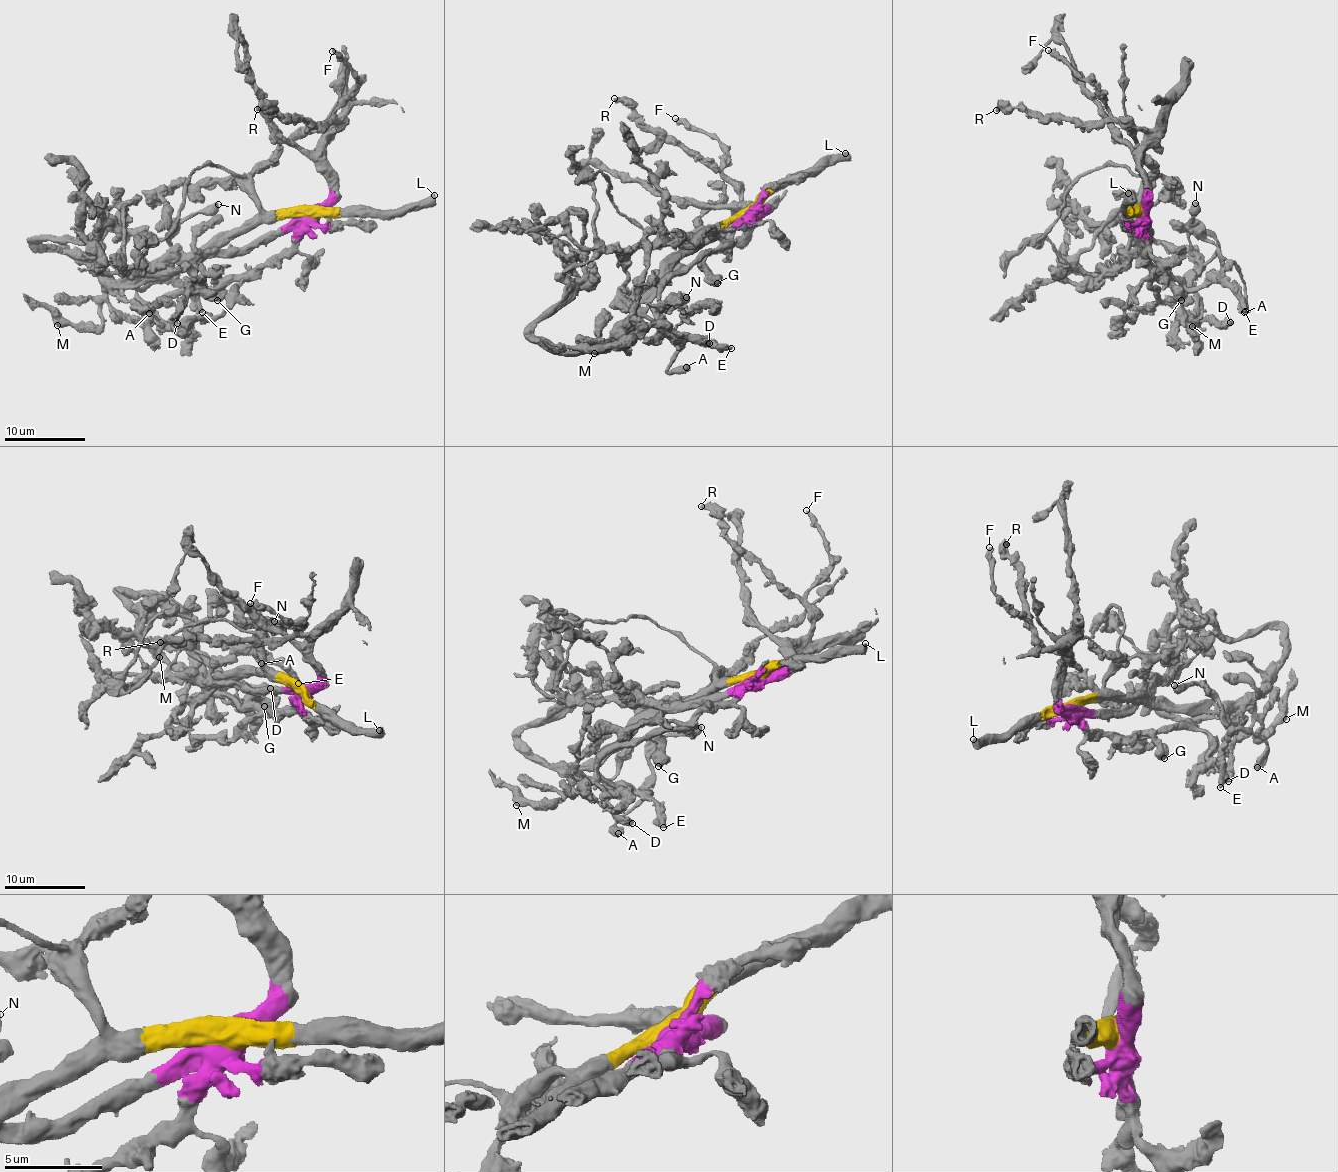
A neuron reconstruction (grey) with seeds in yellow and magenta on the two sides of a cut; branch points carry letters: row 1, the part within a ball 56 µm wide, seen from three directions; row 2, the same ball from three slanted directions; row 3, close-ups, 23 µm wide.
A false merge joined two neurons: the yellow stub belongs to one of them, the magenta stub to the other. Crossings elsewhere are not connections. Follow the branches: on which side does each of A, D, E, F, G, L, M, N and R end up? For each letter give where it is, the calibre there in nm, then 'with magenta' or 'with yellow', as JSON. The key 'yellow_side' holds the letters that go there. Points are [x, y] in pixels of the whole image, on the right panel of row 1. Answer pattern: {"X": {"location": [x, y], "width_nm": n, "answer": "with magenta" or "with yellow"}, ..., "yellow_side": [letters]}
{"A": {"location": [1244, 312], "width_nm": 750, "answer": "with yellow"}, "D": {"location": [1230, 322], "width_nm": 650, "answer": "with yellow"}, "E": {"location": [1245, 311], "width_nm": 550, "answer": "with yellow"}, "F": {"location": [1048, 50], "width_nm": 360, "answer": "with magenta"}, "G": {"location": [1181, 300], "width_nm": 750, "answer": "with magenta"}, "L": {"location": [1128, 193], "width_nm": 650, "answer": "with yellow"}, "M": {"location": [1192, 326], "width_nm": 850, "answer": "with yellow"}, "N": {"location": [1195, 203], "width_nm": 600, "answer": "with yellow"}, "R": {"location": [996, 110], "width_nm": 440, "answer": "with magenta"}, "yellow_side": ["A", "D", "E", "L", "M", "N"]}

